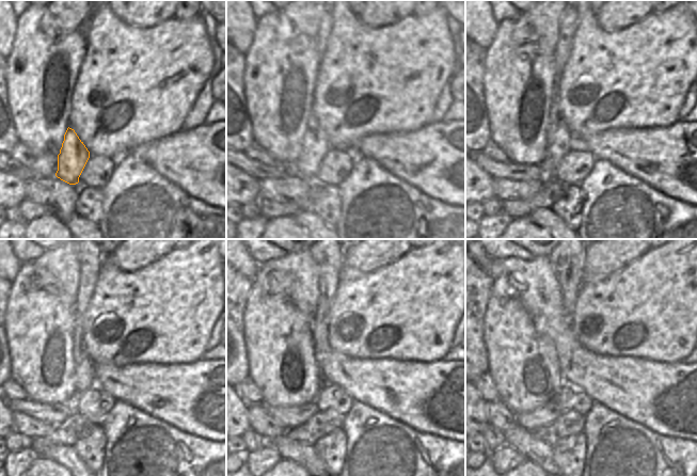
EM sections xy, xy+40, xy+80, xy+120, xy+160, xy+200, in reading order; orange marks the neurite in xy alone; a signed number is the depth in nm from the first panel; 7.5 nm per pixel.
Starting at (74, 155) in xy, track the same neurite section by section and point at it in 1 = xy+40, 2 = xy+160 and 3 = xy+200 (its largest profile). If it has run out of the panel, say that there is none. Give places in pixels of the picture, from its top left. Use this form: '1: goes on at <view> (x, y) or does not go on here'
1: goes on at xy+40 (316, 145)
2: goes on at xy+160 (329, 260)
3: goes on at xy+200 (566, 260)

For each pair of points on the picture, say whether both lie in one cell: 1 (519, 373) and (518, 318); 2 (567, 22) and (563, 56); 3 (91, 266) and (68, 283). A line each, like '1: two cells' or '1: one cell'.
1: one cell
2: one cell
3: two cells

